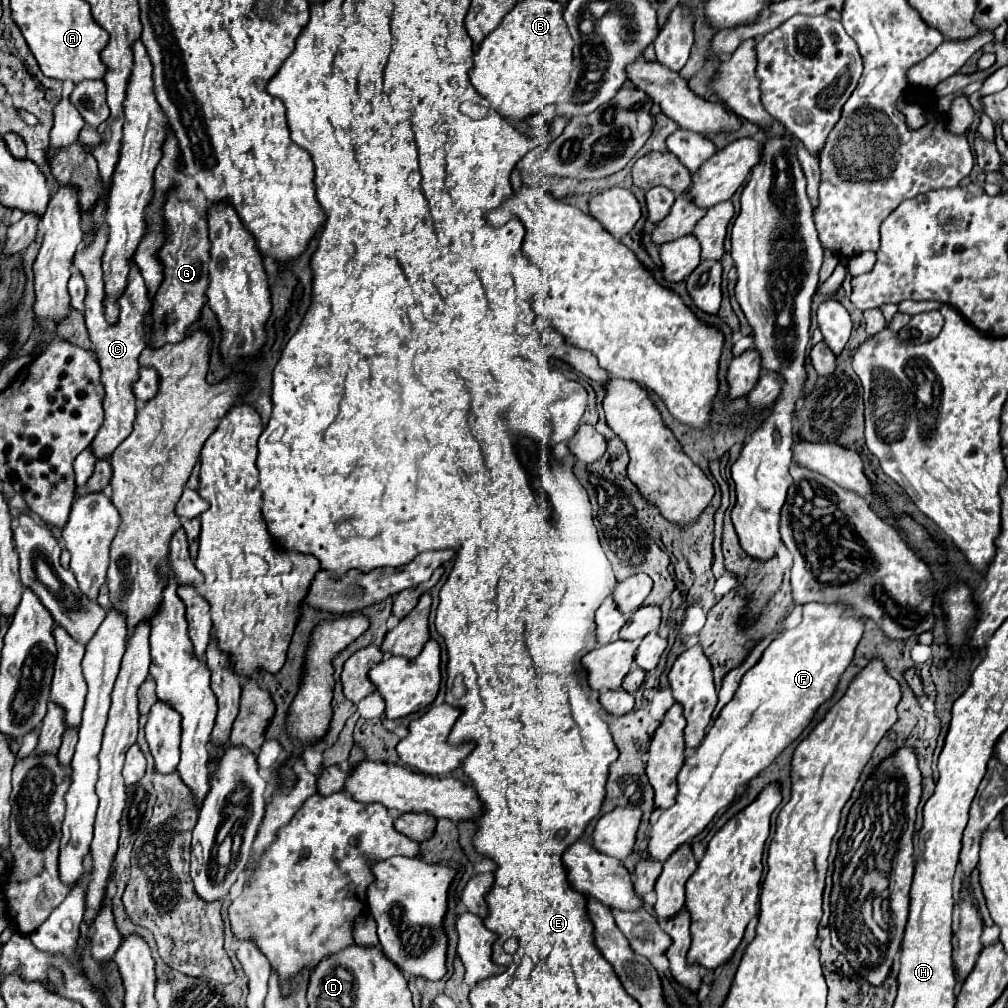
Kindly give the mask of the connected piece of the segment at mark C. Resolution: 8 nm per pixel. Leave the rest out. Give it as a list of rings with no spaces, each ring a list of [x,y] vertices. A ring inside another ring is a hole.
[[[105,198],[101,202],[97,202],[95,210],[93,210],[93,222],[97,222],[97,234],[93,238],[93,242],[81,250],[77,250],[73,264],[75,268],[83,274],[85,284],[87,284],[87,300],[85,300],[85,322],[87,322],[87,332],[89,332],[89,340],[93,342],[93,350],[97,356],[97,362],[101,366],[101,386],[103,386],[103,410],[105,410],[105,424],[103,428],[97,432],[95,440],[91,442],[89,450],[93,452],[93,456],[97,460],[101,458],[111,458],[113,450],[131,434],[131,426],[137,414],[137,406],[135,406],[135,396],[131,392],[131,384],[137,378],[139,372],[139,354],[145,350],[145,316],[151,310],[151,300],[147,294],[147,286],[143,282],[143,276],[139,272],[137,266],[133,266],[131,274],[129,274],[129,284],[127,290],[123,292],[123,296],[119,298],[119,306],[121,306],[121,316],[119,322],[115,326],[111,326],[105,316],[103,316],[103,270],[101,270],[101,256],[105,250]]]

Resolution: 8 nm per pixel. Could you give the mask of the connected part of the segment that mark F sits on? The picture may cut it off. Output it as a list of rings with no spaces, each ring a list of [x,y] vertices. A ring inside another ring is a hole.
[[[809,602],[809,604],[805,604],[803,606],[803,620],[801,620],[801,624],[799,626],[795,626],[795,628],[789,628],[789,630],[783,630],[775,640],[771,640],[771,644],[765,648],[765,652],[761,654],[761,658],[759,658],[759,662],[751,668],[751,670],[747,670],[745,672],[745,676],[741,678],[741,682],[739,682],[739,688],[737,688],[737,692],[735,692],[735,696],[733,696],[733,700],[729,702],[729,704],[725,704],[723,706],[723,710],[719,712],[719,716],[717,716],[717,720],[713,722],[713,726],[711,726],[711,730],[707,732],[707,736],[705,736],[705,740],[703,740],[703,744],[685,760],[685,764],[683,764],[683,768],[681,768],[681,772],[679,772],[679,776],[677,776],[677,788],[679,788],[679,792],[677,792],[677,796],[675,796],[675,804],[671,806],[671,808],[667,808],[667,810],[663,810],[661,812],[661,816],[657,818],[657,822],[651,826],[651,832],[649,832],[649,838],[647,838],[647,846],[641,850],[641,852],[645,852],[649,858],[653,858],[653,860],[659,860],[659,862],[665,862],[681,844],[685,844],[685,842],[689,842],[689,840],[693,840],[697,834],[701,834],[703,832],[703,828],[713,820],[713,816],[721,810],[721,808],[727,808],[731,802],[733,802],[733,798],[735,798],[735,790],[739,788],[739,786],[743,786],[745,782],[749,782],[749,780],[753,780],[763,768],[767,768],[803,730],[805,730],[805,726],[809,724],[809,720],[811,720],[811,716],[813,716],[813,712],[823,704],[823,702],[827,702],[831,696],[833,696],[833,690],[835,690],[835,686],[837,686],[837,682],[839,682],[839,676],[845,672],[845,668],[851,664],[851,660],[853,660],[853,652],[855,652],[855,646],[859,644],[859,640],[861,640],[861,636],[863,636],[863,622],[859,620],[859,618],[853,618],[851,614],[847,614],[845,612],[847,610],[847,606],[845,604],[837,604],[837,602],[833,602],[833,604],[823,604],[823,602]]]

